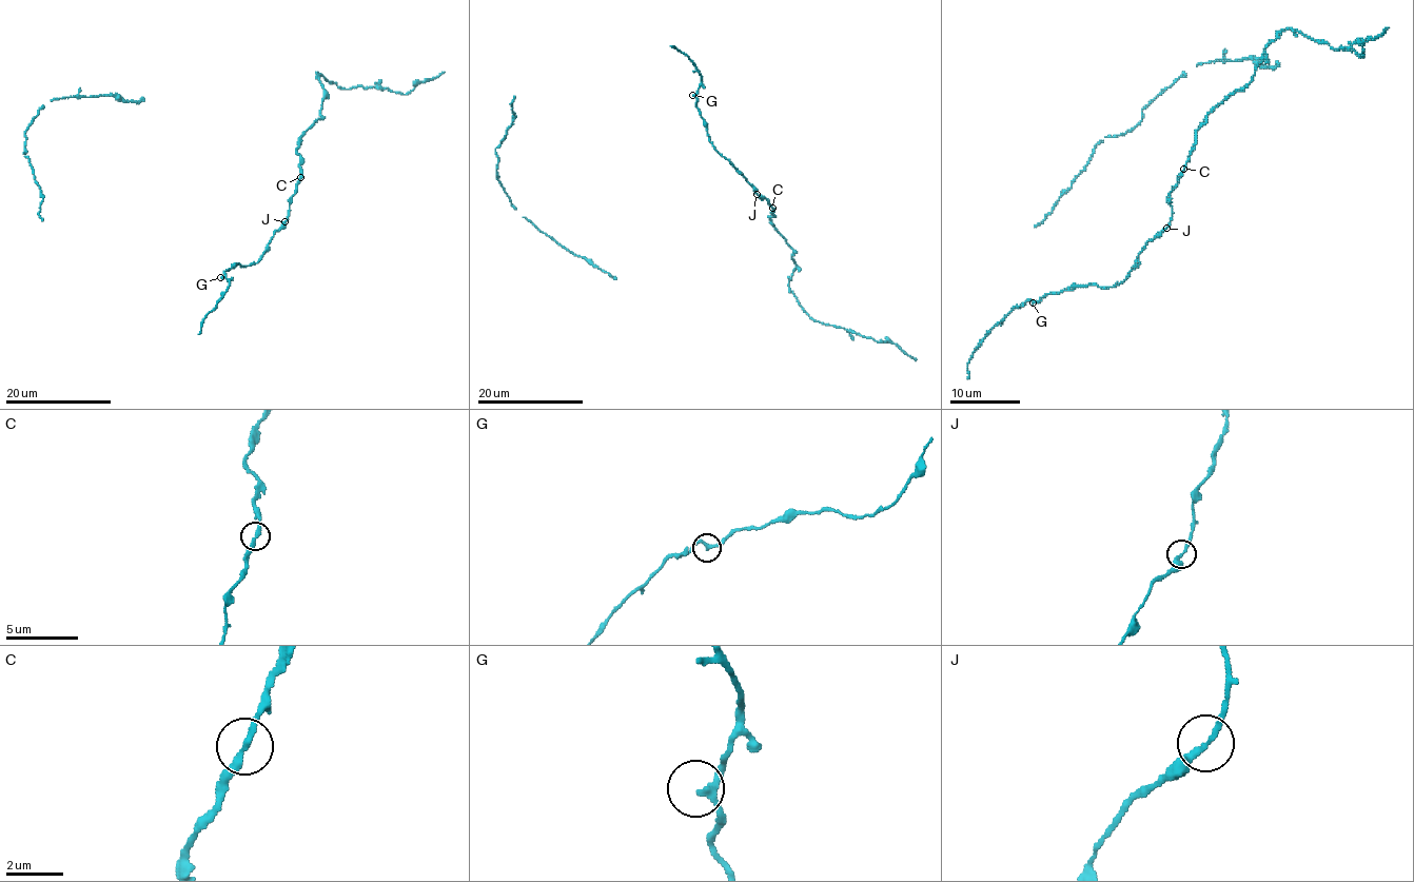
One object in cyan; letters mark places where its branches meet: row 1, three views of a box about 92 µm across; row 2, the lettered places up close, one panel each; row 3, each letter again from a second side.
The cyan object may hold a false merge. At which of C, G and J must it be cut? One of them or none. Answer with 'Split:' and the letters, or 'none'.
Split: none

